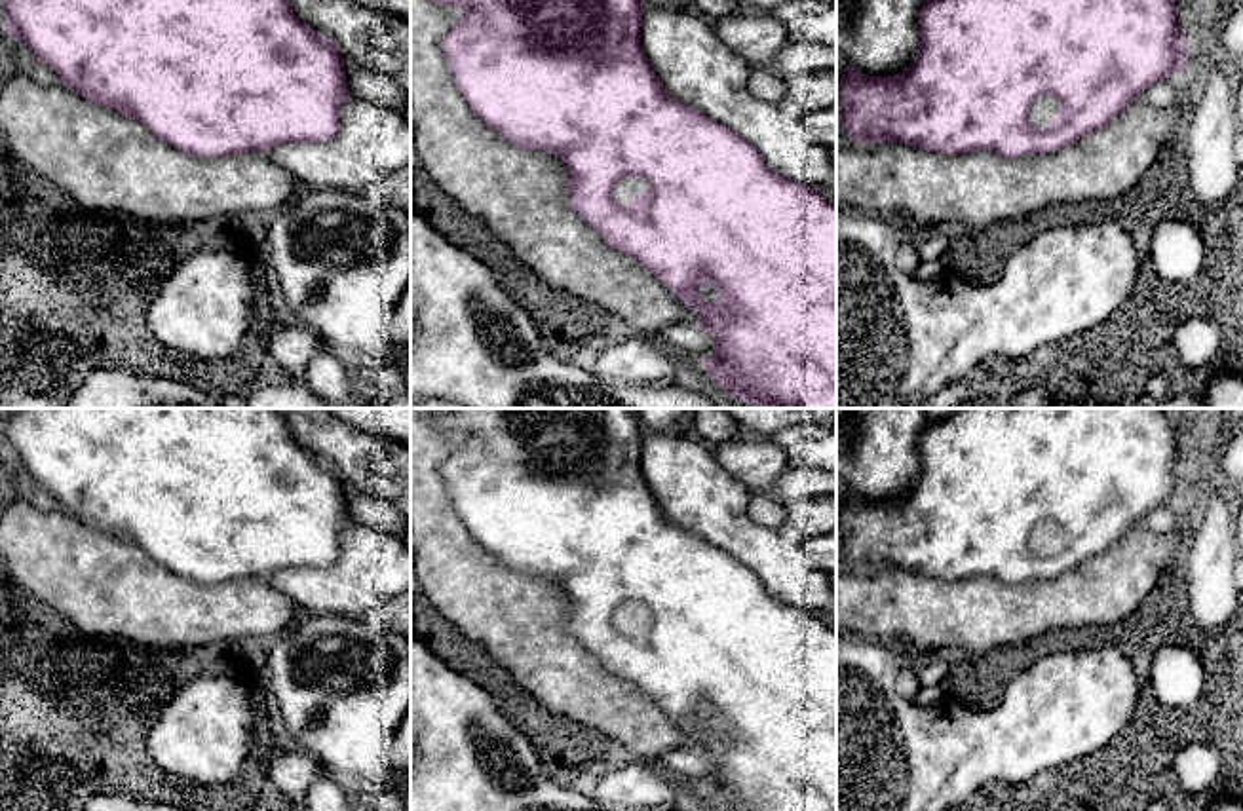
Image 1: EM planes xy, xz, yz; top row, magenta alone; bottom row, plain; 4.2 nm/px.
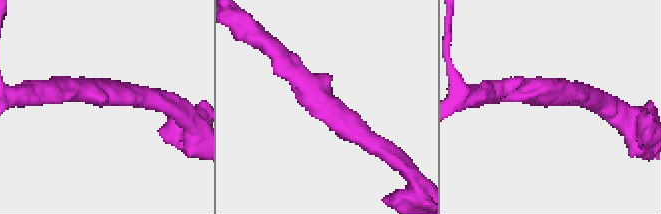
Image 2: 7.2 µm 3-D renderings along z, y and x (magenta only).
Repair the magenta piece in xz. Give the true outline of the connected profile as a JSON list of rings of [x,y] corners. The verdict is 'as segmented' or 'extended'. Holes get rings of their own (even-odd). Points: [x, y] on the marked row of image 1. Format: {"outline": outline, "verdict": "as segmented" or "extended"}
{"outline": [[[433,0],[437,6],[458,6],[462,9],[460,17],[454,21],[450,30],[445,34],[441,47],[449,65],[449,72],[456,89],[466,99],[466,104],[477,120],[492,127],[506,139],[509,144],[521,150],[547,150],[555,154],[566,169],[566,194],[568,205],[582,217],[582,220],[591,226],[608,247],[631,256],[646,272],[650,272],[667,291],[671,291],[686,308],[694,310],[699,317],[699,327],[713,338],[717,351],[711,359],[703,361],[703,367],[709,372],[709,378],[722,387],[722,391],[734,399],[741,399],[760,408],[836,408],[836,207],[827,201],[817,190],[779,177],[774,173],[758,150],[755,150],[747,141],[732,133],[728,127],[717,123],[715,120],[699,114],[692,106],[675,101],[669,97],[656,72],[652,70],[642,46],[641,46],[641,25],[644,8],[641,0]],[[707,281],[709,289],[718,294],[717,302],[703,302],[698,294],[701,283]]], "verdict": "extended"}

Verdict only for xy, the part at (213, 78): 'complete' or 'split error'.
complete

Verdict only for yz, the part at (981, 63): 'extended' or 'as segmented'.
extended

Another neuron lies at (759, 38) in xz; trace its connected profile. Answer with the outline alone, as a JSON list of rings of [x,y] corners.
[[[747,9],[717,19],[713,32],[753,68],[768,68],[793,42],[787,28],[777,19]]]

